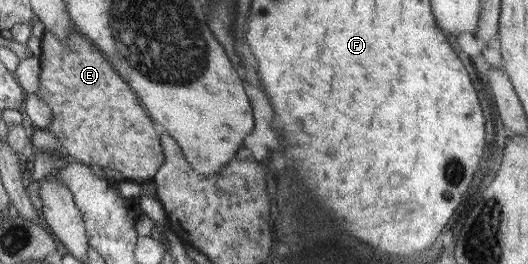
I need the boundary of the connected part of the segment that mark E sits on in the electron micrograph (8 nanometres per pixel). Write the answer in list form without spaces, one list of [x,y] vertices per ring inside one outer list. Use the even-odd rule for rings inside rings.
[[[76,30],[68,36],[68,46],[63,46],[52,34],[44,32],[40,38],[40,73],[35,94],[52,110],[52,121],[46,126],[59,139],[63,152],[84,165],[112,168],[135,184],[150,182],[163,164],[163,153],[158,139],[158,128],[147,116],[136,94],[114,71],[108,59],[98,48]]]

